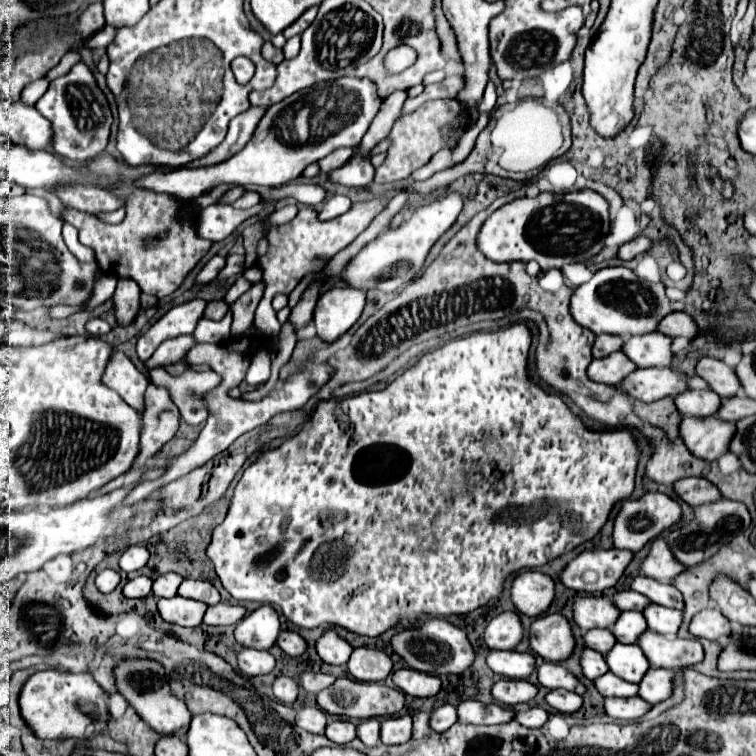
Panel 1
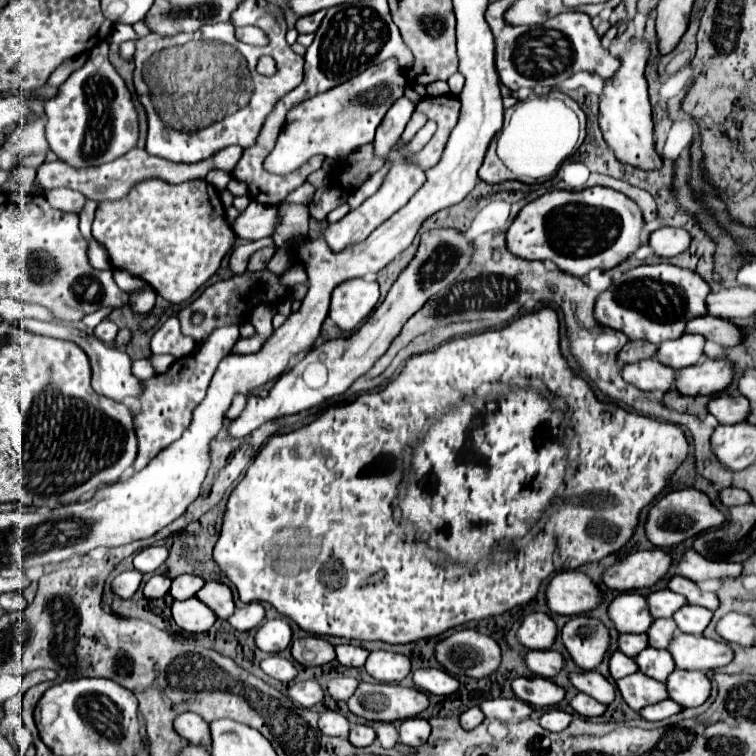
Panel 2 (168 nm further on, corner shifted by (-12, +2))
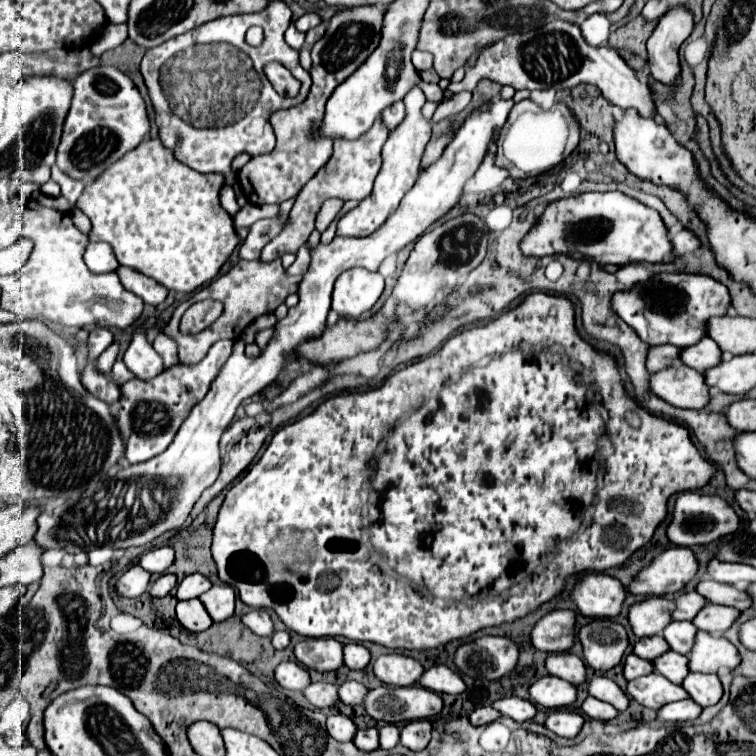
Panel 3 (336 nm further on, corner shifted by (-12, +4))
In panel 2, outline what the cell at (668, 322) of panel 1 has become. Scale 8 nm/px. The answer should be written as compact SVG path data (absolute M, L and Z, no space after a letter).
M700 316L700 318L692 318L684 330L686 334L700 334L706 340L712 340L720 346L736 346L740 342L740 330L722 318L716 316Z

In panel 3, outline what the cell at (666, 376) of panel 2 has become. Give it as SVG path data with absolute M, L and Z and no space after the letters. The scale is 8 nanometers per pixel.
M684 364L652 374L650 390L676 408L704 410L710 402L710 388L704 374Z

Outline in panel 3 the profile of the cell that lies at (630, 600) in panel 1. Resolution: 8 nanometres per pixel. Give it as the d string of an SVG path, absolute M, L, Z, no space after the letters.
M684 592L676 598L674 620L692 620L704 606L706 606L704 596L700 596L698 592Z

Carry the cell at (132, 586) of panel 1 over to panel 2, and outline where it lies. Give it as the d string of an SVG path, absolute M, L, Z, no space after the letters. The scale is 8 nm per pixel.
M154 574L146 584L144 584L144 596L146 598L160 598L170 590L170 578Z

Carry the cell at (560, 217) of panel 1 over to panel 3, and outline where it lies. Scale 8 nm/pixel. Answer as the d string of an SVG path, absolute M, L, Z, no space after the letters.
M588 192L550 204L520 248L526 256L566 254L576 260L616 266L632 262L658 264L676 258L660 214L622 192Z

